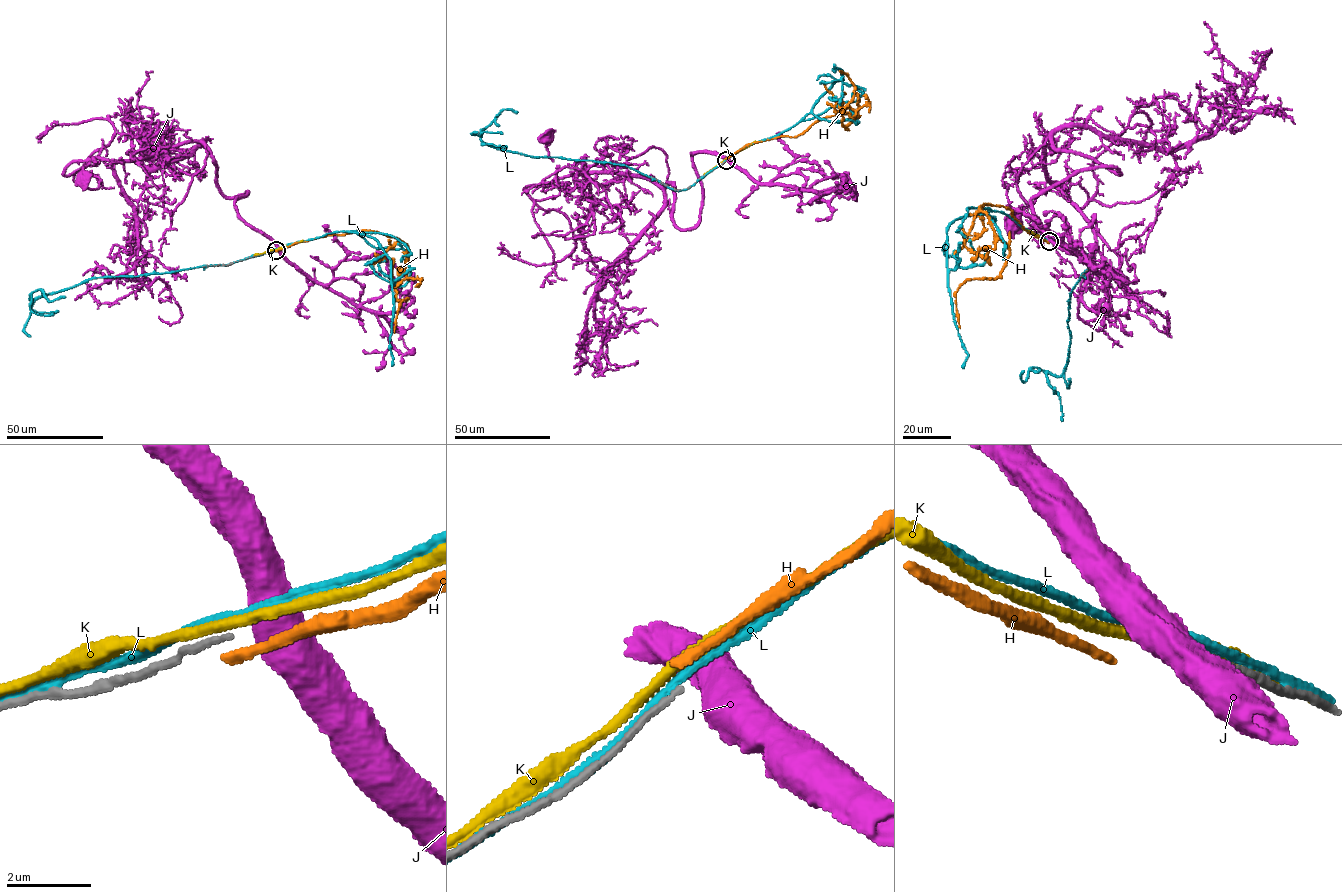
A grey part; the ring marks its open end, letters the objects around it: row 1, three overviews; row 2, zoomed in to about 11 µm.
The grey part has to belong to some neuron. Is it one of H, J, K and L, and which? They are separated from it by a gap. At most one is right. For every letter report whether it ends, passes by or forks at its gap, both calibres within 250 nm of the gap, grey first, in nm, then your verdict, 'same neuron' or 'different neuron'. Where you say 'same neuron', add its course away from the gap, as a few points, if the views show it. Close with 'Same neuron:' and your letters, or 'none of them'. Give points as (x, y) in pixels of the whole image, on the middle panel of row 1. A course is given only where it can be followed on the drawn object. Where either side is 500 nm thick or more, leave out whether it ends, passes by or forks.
H: it ends there; 120 nm thick on the grey side, 240 nm on the other; different neuron
J: 120 nm thick on the grey side, 750 nm on the other; different neuron
K: it passes by; 120 nm thick on the grey side, 240 nm on the other; different neuron
L: it passes by; 120 nm thick on the grey side, 200 nm on the other; different neuron
Same neuron: none of them

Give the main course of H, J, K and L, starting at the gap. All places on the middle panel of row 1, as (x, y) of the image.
H: (726, 159), (749, 144), (797, 136), (824, 117), (855, 112), (854, 119), (842, 123), (854, 85), (839, 71)
J: (727, 160), (691, 153), (700, 221), (680, 229), (673, 184), (619, 173), (557, 177), (546, 138)
K: (726, 159), (755, 141)
L: (726, 160), (686, 189), (676, 190), (623, 164), (528, 156), (481, 140), (483, 130), (501, 111), (517, 112)

